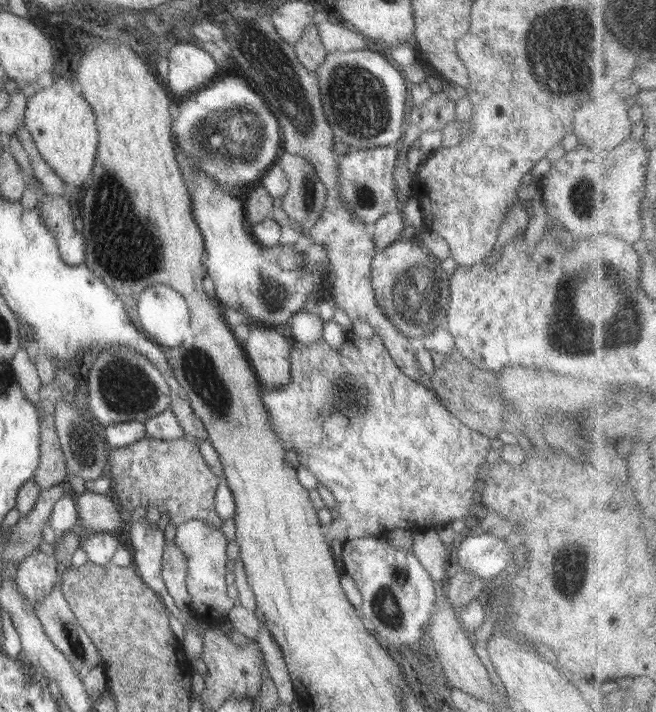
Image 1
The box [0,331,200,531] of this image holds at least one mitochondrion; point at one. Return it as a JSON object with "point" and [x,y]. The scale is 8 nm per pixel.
{"point":[126,389]}

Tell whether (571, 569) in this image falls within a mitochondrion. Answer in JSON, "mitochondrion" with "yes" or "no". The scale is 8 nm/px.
{"mitochondrion":"yes"}

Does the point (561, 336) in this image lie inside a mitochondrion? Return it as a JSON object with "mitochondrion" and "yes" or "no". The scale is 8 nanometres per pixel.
{"mitochondrion":"yes"}

